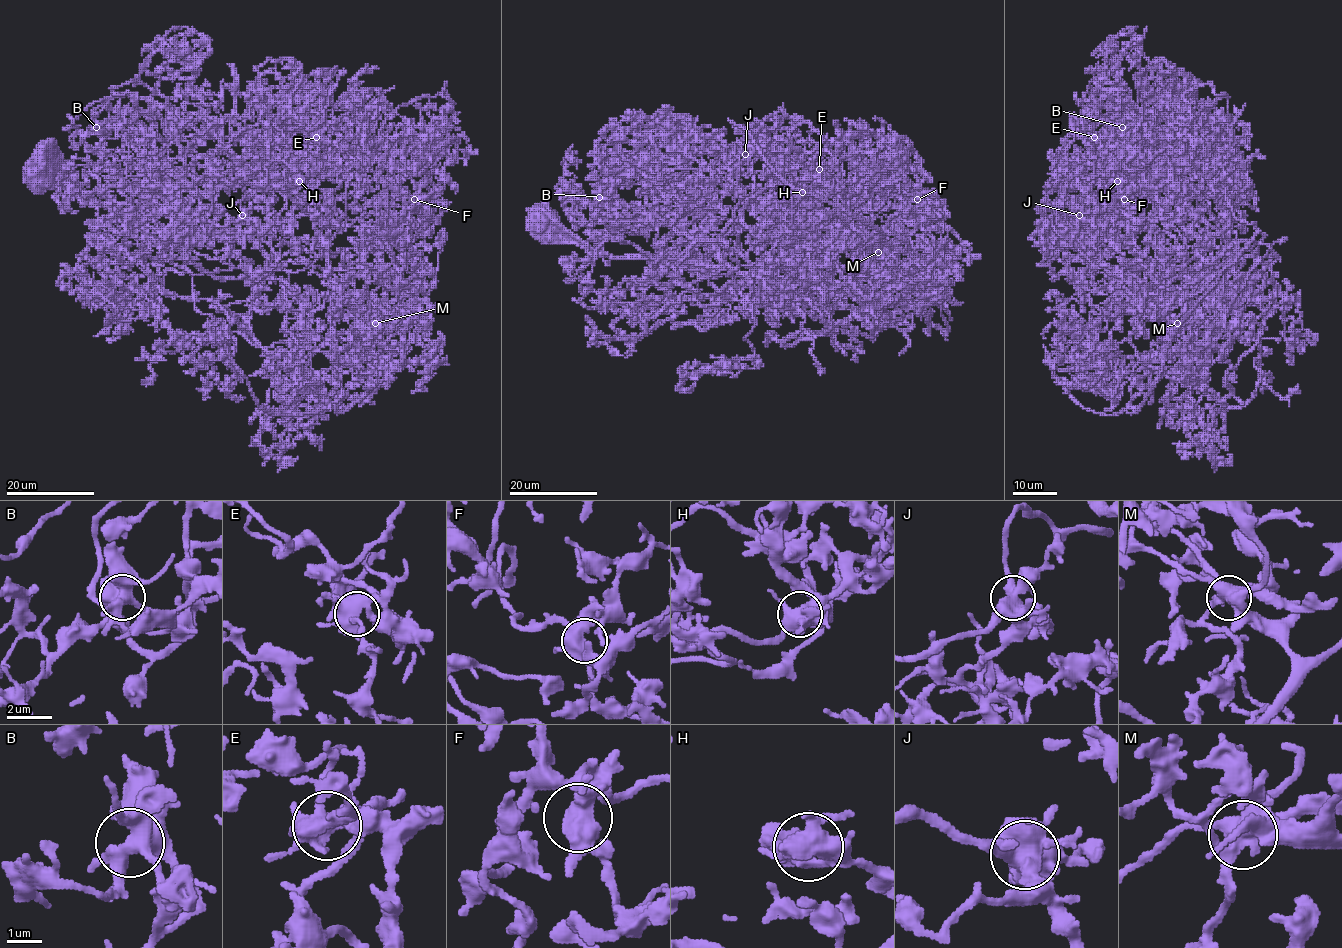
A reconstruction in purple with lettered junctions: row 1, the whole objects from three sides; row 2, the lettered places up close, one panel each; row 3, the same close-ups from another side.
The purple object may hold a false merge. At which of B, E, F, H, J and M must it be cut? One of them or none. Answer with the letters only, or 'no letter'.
M

